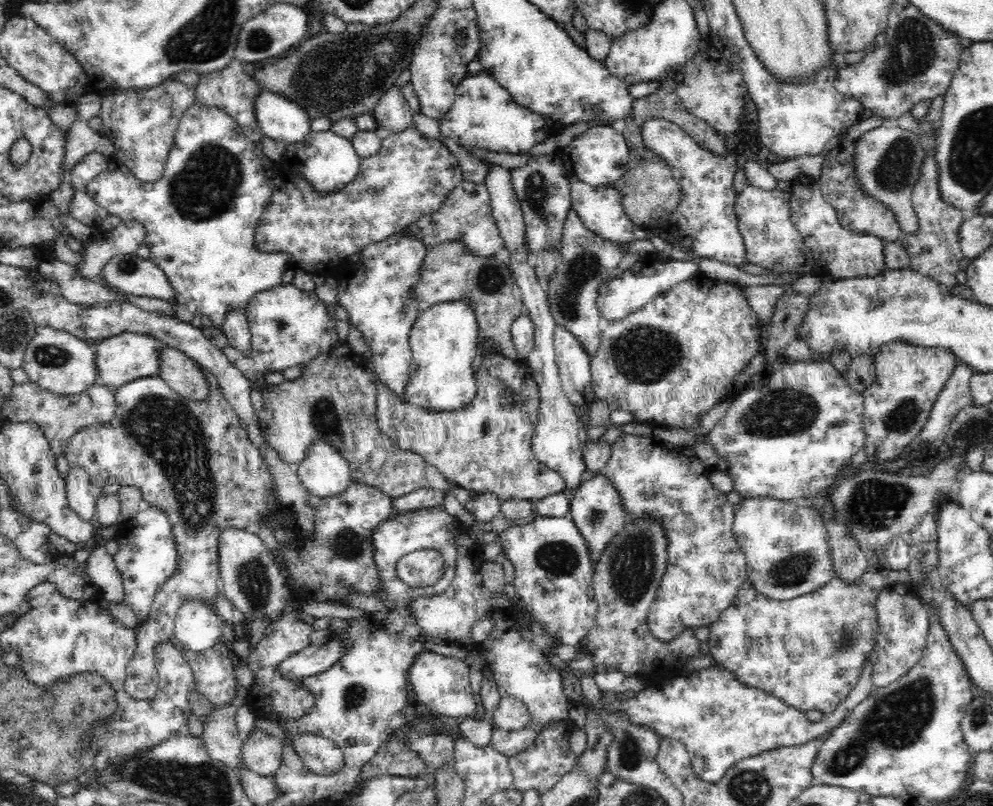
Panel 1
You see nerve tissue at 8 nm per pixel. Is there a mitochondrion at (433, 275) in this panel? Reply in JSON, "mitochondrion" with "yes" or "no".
{"mitochondrion":"no"}

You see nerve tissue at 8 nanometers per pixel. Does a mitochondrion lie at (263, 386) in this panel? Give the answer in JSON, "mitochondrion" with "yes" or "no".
{"mitochondrion":"no"}

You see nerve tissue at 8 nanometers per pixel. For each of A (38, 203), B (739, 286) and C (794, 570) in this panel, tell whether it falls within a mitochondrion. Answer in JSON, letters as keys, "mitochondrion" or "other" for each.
{"A":"other","B":"other","C":"mitochondrion"}

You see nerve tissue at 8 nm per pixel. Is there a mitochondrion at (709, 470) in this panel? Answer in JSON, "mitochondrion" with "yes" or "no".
{"mitochondrion":"no"}

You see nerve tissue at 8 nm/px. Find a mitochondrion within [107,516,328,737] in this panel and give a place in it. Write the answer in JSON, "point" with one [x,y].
{"point":[253,580]}

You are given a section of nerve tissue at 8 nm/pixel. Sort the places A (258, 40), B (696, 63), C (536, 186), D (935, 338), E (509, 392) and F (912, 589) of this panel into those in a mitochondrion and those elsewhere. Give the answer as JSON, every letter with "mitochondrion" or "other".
{"A":"mitochondrion","B":"other","C":"mitochondrion","D":"other","E":"mitochondrion","F":"other"}

